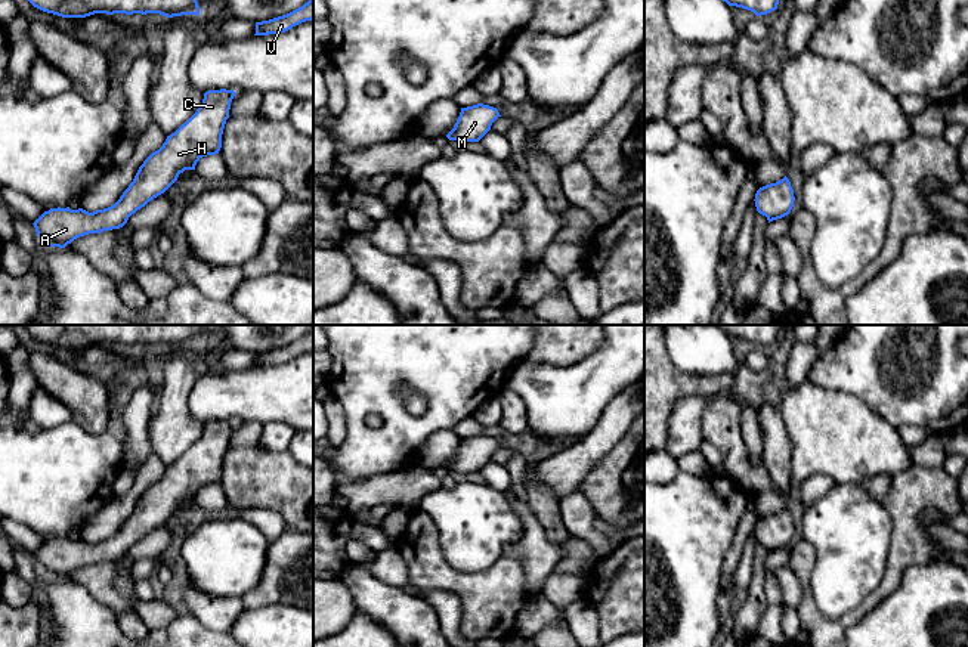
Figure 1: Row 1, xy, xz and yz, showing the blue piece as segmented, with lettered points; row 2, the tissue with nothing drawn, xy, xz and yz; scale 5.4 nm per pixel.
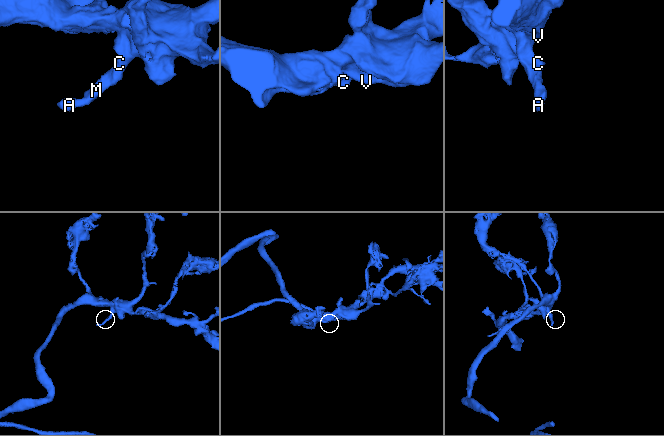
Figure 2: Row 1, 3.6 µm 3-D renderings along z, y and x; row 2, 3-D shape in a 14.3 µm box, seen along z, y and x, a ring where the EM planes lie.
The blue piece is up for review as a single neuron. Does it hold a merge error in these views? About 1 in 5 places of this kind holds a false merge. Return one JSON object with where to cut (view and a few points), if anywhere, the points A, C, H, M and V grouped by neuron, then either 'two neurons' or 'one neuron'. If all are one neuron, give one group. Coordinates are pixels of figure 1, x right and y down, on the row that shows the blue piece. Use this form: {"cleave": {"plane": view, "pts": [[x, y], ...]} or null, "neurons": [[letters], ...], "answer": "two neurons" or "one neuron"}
{"cleave": null, "neurons": [["A", "C", "H", "M", "V"]], "answer": "one neuron"}

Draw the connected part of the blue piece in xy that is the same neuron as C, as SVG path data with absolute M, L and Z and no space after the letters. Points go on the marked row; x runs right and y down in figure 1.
M226 89L205 92L197 112L143 161L114 205L93 213L69 207L44 211L33 223L40 241L65 248L80 236L123 227L132 214L164 194L180 173L195 170L202 157L219 154L234 96L235 92Z

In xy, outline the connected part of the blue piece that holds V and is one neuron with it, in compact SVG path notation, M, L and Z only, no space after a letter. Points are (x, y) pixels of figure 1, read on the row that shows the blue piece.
M309 0L301 7L287 15L282 15L269 21L256 22L254 35L269 35L269 34L285 32L293 27L312 19L313 19L313 0Z

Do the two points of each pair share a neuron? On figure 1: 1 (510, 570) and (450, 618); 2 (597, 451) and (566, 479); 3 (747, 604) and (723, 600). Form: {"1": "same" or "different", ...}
{"1": "different", "2": "same", "3": "different"}

